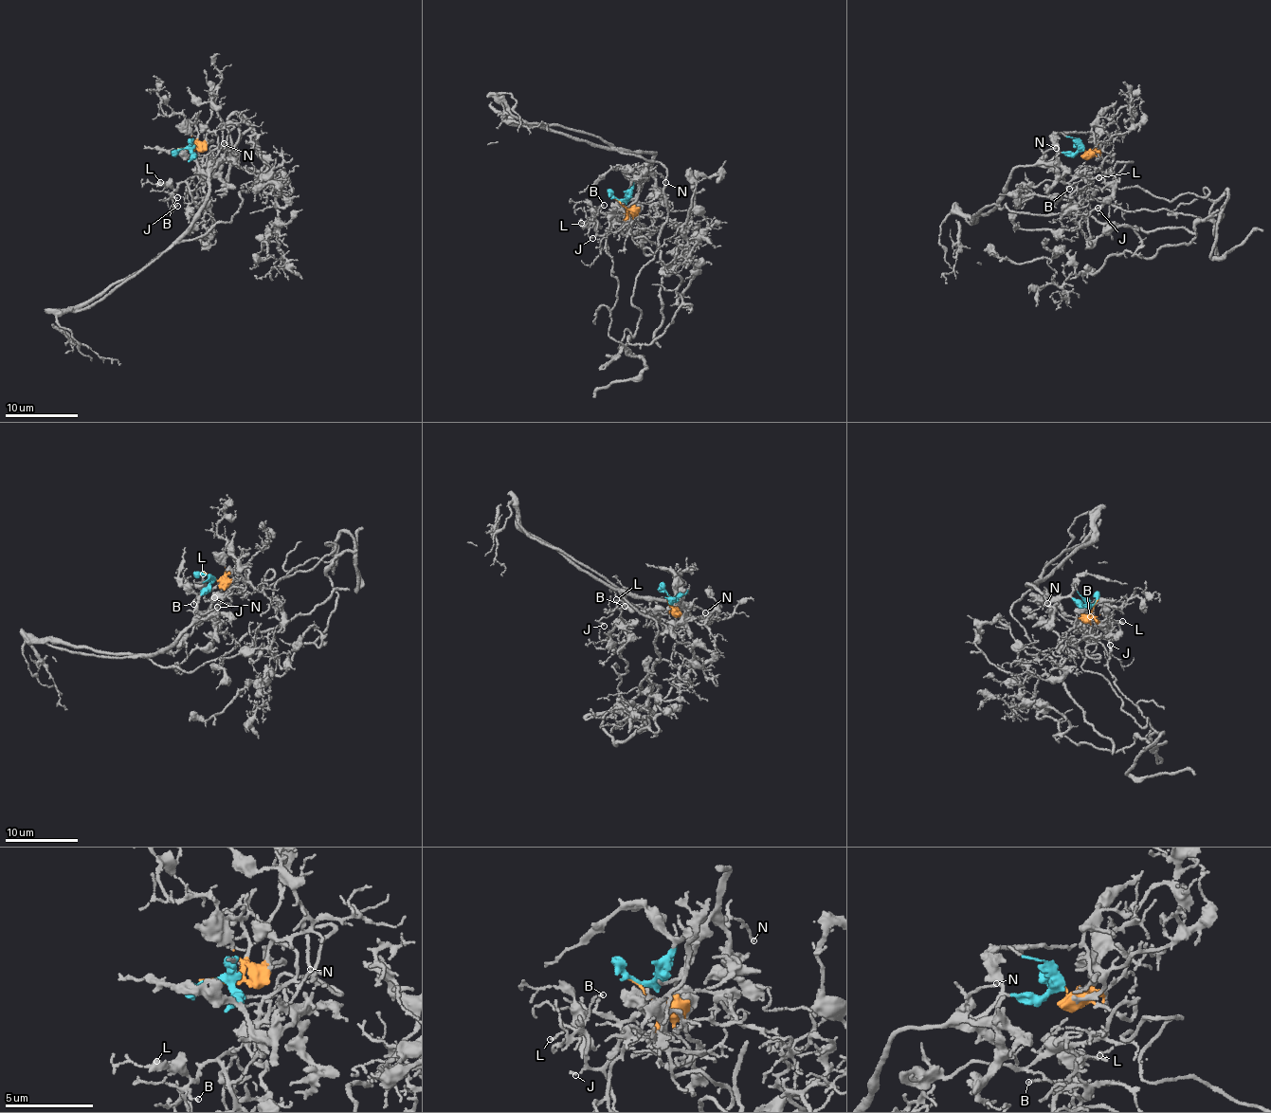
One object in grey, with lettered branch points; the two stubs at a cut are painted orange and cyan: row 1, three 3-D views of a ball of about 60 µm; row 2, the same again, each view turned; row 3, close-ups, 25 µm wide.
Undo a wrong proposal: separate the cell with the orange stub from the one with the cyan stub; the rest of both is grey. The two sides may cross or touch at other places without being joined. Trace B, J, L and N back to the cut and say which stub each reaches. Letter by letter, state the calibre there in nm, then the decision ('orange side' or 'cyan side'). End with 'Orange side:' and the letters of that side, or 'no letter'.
B: 130 nm | orange side
J: 100 nm | orange side
L: 120 nm | orange side
N: 120 nm | cyan side
Orange side: B, J, L

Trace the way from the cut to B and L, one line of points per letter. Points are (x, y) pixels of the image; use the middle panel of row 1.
B: (617, 199), (657, 249), (644, 250), (639, 324), (622, 345), (608, 332), (618, 278), (596, 234), (604, 205)
L: (617, 199), (657, 246), (644, 250), (654, 256), (623, 345), (608, 332), (613, 262), (595, 221), (582, 224)

